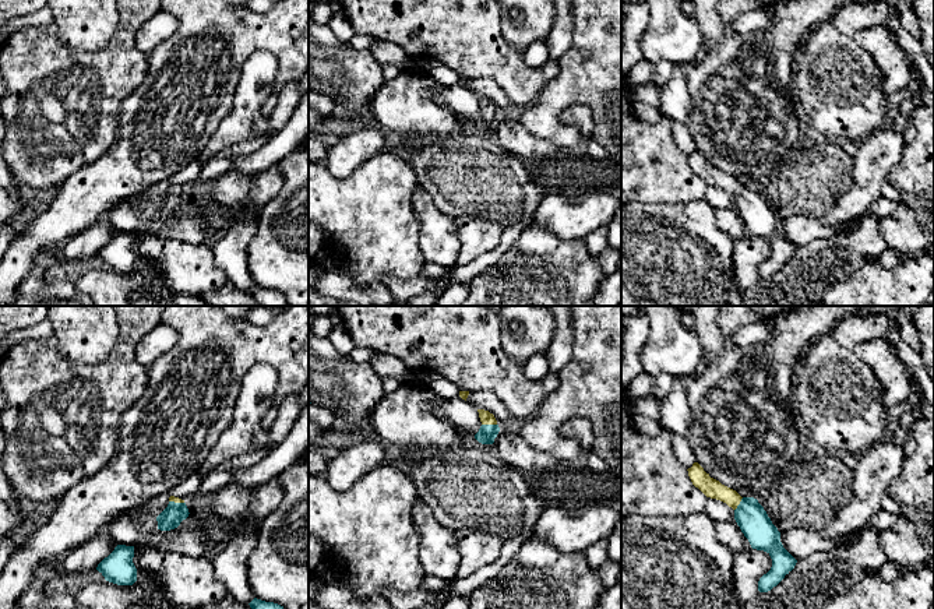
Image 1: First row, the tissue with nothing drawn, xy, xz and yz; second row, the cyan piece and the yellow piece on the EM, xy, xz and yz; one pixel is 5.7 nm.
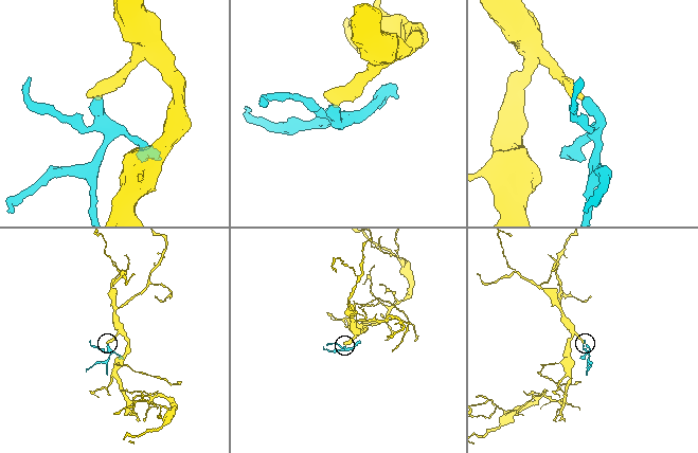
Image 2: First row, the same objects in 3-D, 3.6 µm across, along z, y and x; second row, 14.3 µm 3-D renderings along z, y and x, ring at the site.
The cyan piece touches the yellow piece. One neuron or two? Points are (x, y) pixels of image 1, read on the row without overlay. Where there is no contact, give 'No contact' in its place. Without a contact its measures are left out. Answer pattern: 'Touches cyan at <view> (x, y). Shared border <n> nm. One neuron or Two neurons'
Touches cyan at xz (489, 112). Shared border 90 nm. One neuron

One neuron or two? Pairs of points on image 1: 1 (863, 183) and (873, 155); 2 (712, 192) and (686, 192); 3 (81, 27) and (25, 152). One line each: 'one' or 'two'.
1: one
2: two
3: two

